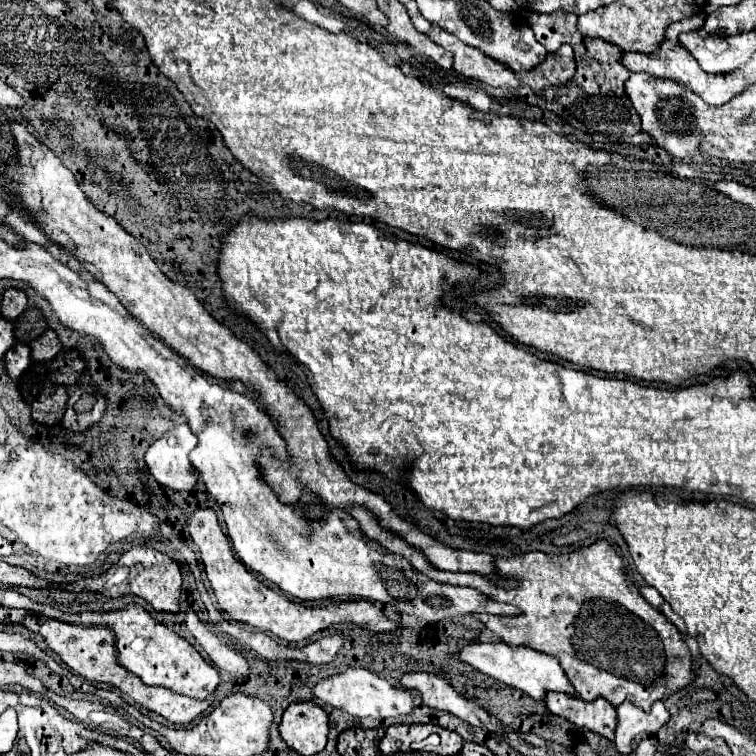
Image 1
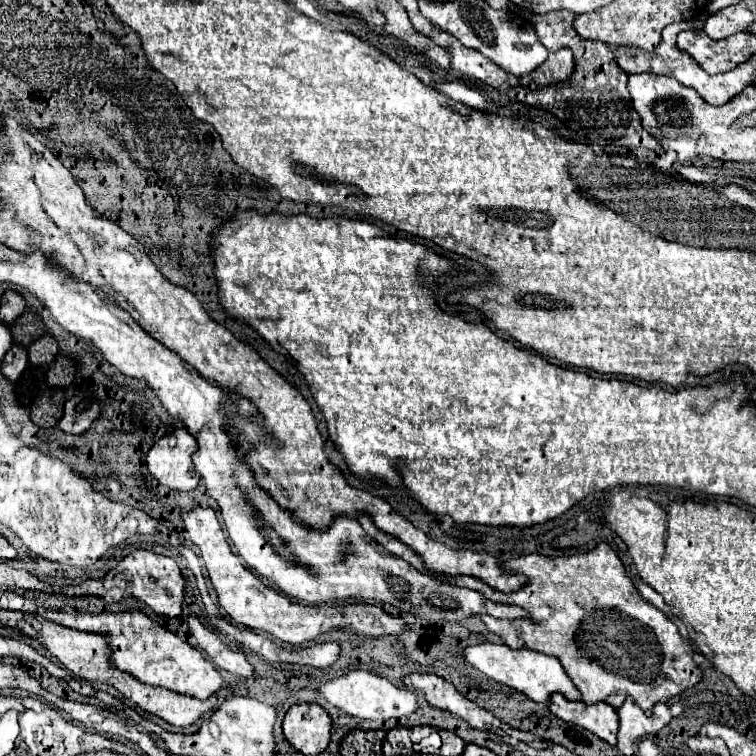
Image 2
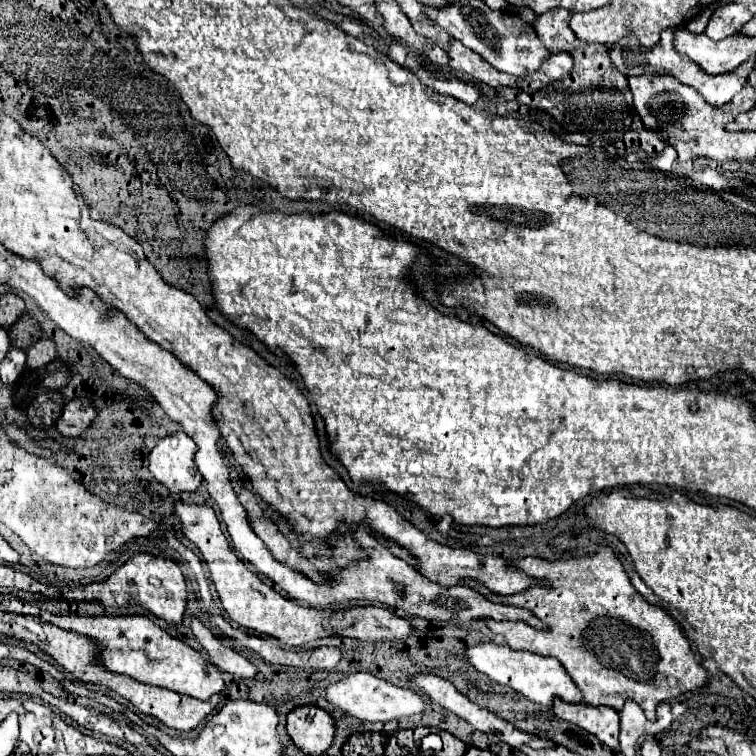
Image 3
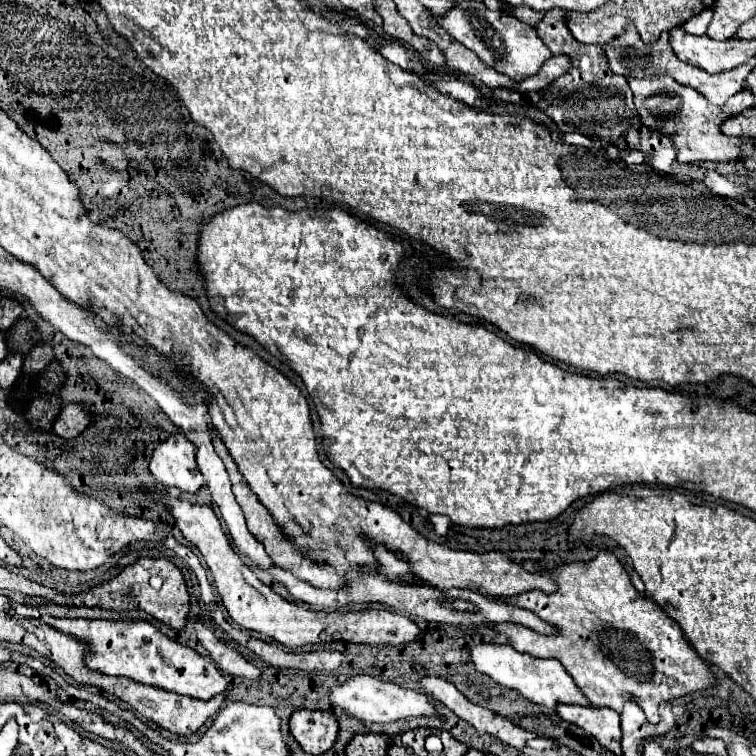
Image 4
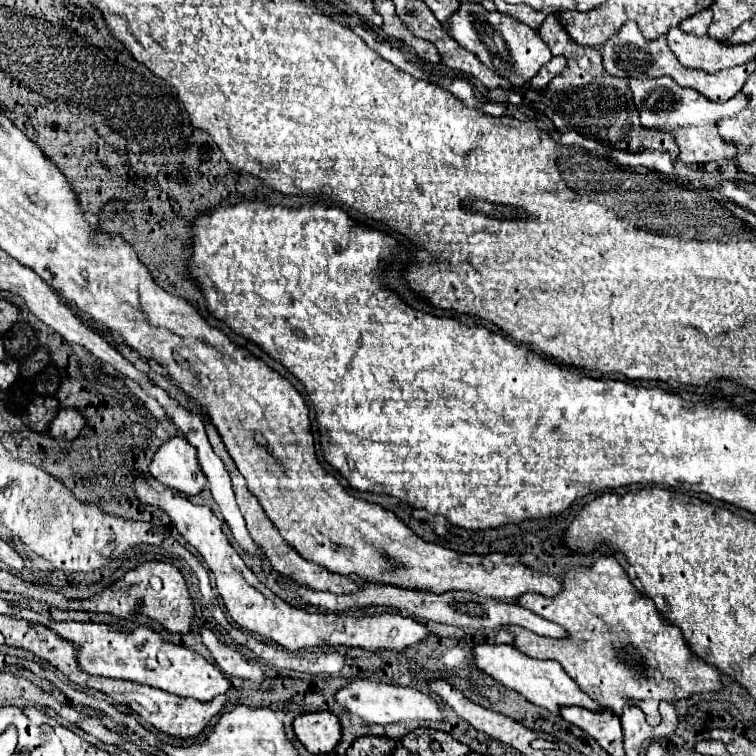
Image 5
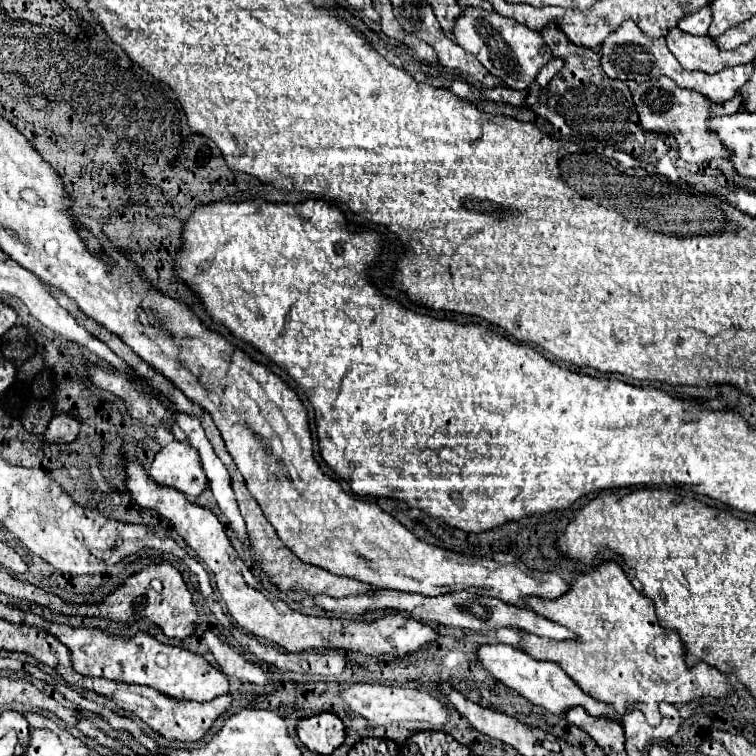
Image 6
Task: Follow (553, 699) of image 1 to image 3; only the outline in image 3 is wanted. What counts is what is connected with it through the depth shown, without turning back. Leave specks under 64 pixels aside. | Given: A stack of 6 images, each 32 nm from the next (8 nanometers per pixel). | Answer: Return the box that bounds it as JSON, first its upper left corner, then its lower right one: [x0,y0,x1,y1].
[552,698,618,750]

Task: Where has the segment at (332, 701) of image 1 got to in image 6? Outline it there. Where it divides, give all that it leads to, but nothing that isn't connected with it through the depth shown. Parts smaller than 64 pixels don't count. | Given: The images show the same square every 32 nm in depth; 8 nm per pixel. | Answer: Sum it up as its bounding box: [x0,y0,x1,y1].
[340,682,448,726]

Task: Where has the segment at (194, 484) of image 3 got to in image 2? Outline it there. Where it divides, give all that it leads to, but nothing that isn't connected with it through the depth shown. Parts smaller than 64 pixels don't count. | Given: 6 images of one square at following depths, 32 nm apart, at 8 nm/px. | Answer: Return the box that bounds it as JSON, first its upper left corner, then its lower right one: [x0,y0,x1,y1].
[146,428,200,490]

